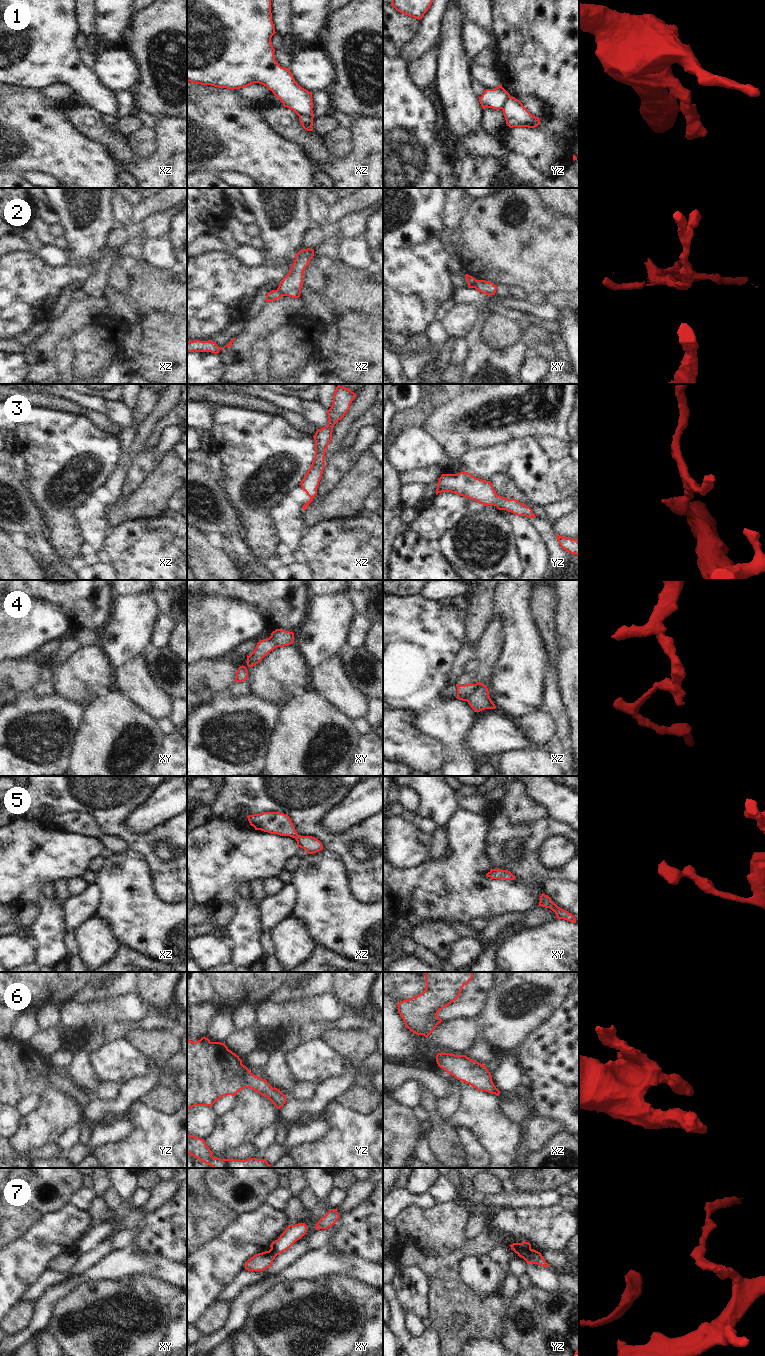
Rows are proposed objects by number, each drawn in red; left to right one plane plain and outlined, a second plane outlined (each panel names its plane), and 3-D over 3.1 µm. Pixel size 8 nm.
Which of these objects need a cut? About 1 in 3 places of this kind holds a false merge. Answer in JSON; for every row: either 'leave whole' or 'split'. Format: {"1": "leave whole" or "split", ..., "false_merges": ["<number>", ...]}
{"1": "split", "2": "split", "3": "leave whole", "4": "split", "5": "leave whole", "6": "leave whole", "7": "split", "false_merges": ["1", "2", "4", "7"]}

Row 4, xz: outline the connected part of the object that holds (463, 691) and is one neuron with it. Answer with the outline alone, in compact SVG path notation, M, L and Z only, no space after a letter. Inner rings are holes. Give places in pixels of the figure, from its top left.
M465 684L457 686L457 697L459 700L467 701L468 697L471 696L476 688L475 684Z

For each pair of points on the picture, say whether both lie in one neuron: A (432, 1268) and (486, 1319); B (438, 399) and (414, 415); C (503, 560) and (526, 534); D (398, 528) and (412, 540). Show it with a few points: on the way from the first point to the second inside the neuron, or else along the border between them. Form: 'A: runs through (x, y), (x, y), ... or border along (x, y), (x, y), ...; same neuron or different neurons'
A: border along (429, 1277), (459, 1280); different neurons
B: runs through (432, 401), (420, 413); same neuron
C: border along (510, 523), (522, 569); different neurons
D: border along (407, 529), (400, 533), (393, 542); different neurons

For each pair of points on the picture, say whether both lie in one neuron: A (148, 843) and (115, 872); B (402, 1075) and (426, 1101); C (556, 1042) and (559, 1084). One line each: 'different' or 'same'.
A: different
B: different
C: same

